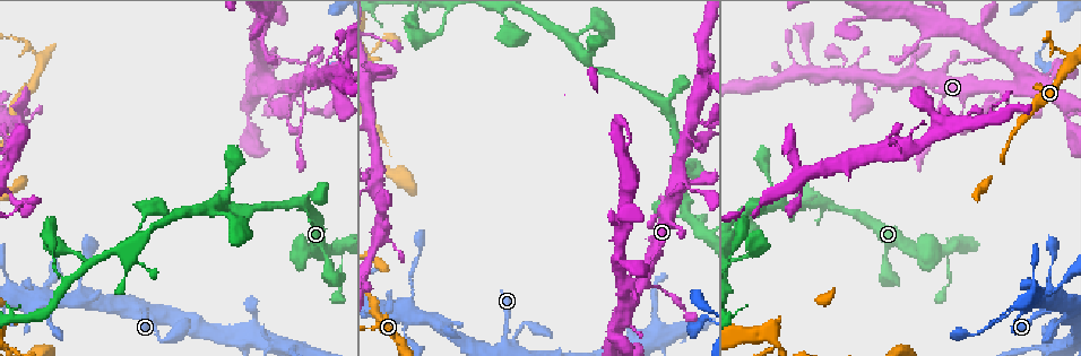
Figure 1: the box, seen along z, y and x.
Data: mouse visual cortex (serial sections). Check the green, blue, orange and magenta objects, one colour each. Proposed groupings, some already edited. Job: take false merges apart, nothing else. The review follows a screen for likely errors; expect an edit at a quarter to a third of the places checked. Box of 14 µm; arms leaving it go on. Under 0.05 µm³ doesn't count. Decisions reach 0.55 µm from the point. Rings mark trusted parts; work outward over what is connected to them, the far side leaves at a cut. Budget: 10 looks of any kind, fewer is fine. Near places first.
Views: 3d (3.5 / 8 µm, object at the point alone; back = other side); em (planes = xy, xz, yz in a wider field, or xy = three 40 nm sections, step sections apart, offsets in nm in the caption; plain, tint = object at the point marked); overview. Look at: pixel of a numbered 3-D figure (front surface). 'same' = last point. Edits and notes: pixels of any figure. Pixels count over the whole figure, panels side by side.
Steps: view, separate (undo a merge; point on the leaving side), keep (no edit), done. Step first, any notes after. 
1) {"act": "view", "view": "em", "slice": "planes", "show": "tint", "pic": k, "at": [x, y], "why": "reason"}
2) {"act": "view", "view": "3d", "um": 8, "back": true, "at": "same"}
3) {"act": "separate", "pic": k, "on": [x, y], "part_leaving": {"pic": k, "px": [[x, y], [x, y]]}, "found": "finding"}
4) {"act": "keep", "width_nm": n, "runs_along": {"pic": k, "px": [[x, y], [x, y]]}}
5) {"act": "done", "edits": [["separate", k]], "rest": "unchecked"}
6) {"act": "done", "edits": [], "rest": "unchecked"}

{"act": "view", "view": "3d", "um": 3.5, "pic": 1, "at": [413, 294], "why": "thick turns thin"}

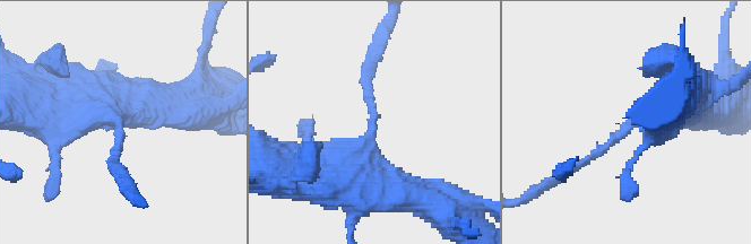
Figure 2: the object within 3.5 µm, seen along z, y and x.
{"act": "view", "view": "em", "slice": "xy", "step": 1, "show": "tint", "pic": 2, "at": [624, 130], "arm_widths_nm": [150, 450]}

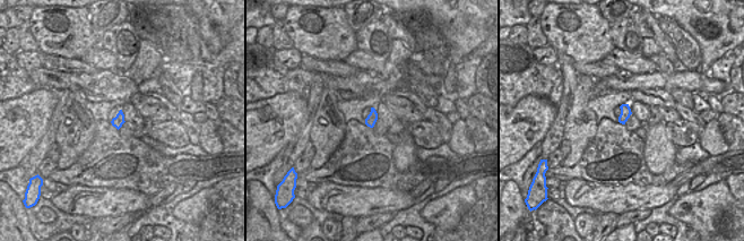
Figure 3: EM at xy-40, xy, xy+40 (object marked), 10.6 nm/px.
{"act": "keep", "runs_along": {"pic": 2, "px": [[687, 110], [635, 120], [568, 168]]}, "found": "one cell here"}

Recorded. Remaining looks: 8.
{"act": "view", "view": "3d", "um": 8, "pic": 1, "at": [584, 59], "why": "side arm on a straight run"}

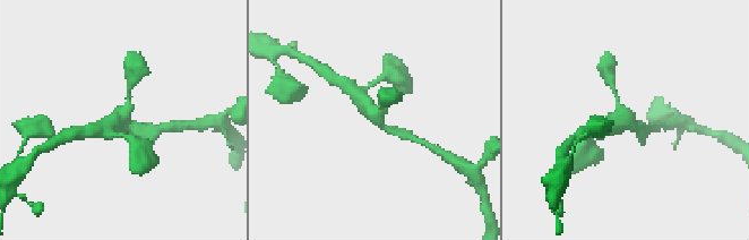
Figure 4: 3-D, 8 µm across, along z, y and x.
{"act": "view", "view": "em", "slice": "xy", "step": 2, "show": "tint", "pic": 4, "at": [626, 121], "arms": 3, "arm_widths_nm": [150, 200, 500], "why": "need the tissue"}

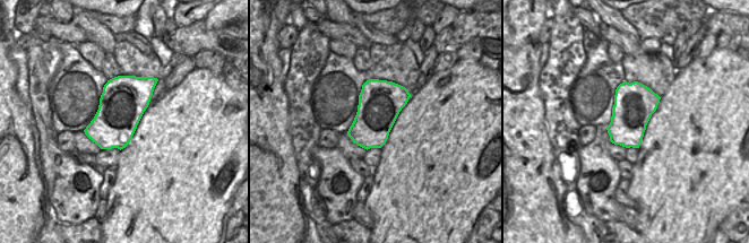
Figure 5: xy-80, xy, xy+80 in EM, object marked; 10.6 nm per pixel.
{"act": "keep", "found": "continuous, no second cell"}

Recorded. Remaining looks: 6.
{"act": "view", "view": "3d", "um": 3.5, "pic": 1, "at": [1008, 87], "why": "looks like a crossing"}

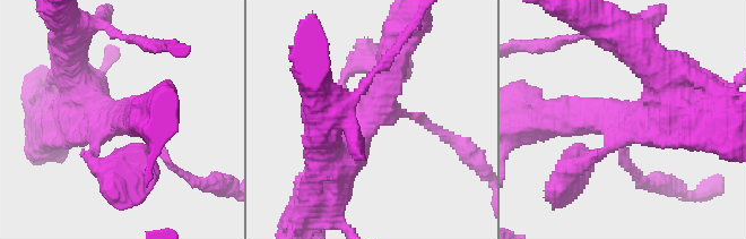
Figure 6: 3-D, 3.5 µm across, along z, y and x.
{"act": "view", "view": "em", "slice": "xy", "step": 5, "show": "tint", "pic": 6, "at": [626, 119], "arms": 4, "arm_widths_nm": [150, 150, 400, 600], "why": "need the tissue"}

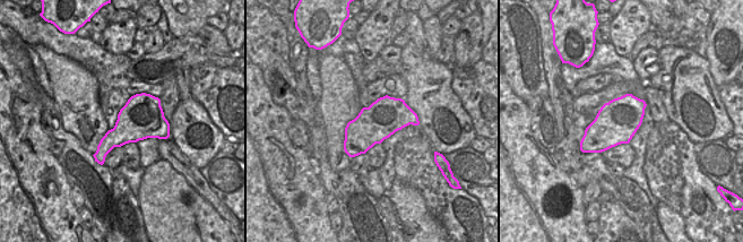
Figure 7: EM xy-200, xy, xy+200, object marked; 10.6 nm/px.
{"act": "keep", "runs_along": {"pic": 6, "px": [[395, 52], [356, 145], [331, 162]]}, "found": "all the same cell"}

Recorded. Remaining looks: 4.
{"act": "view", "view": "3d", "um": 3.5, "pic": 1, "at": [947, 257], "why": "abrupt turn"}

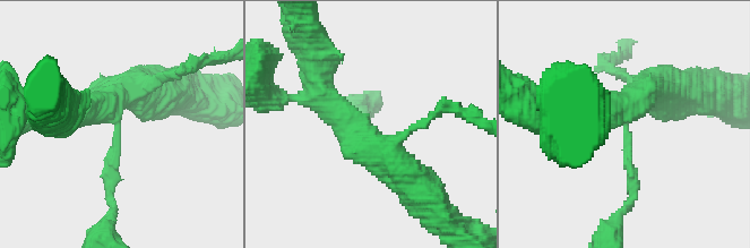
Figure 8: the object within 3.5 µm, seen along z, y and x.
{"act": "view", "view": "em", "slice": "xy", "step": 2, "show": "tint", "pic": 8, "at": [624, 131], "arms": 3, "arm_widths_nm": [150, 400, 450]}

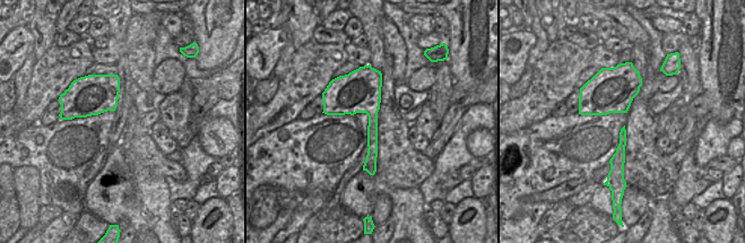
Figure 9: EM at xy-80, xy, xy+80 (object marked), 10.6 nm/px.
{"act": "keep", "runs_along": {"pic": 9, "px": [[365, 77], [372, 171]]}, "found": "all the same cell"}

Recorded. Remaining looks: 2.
{"act": "done", "edits": [], "rest": "unchecked"}

